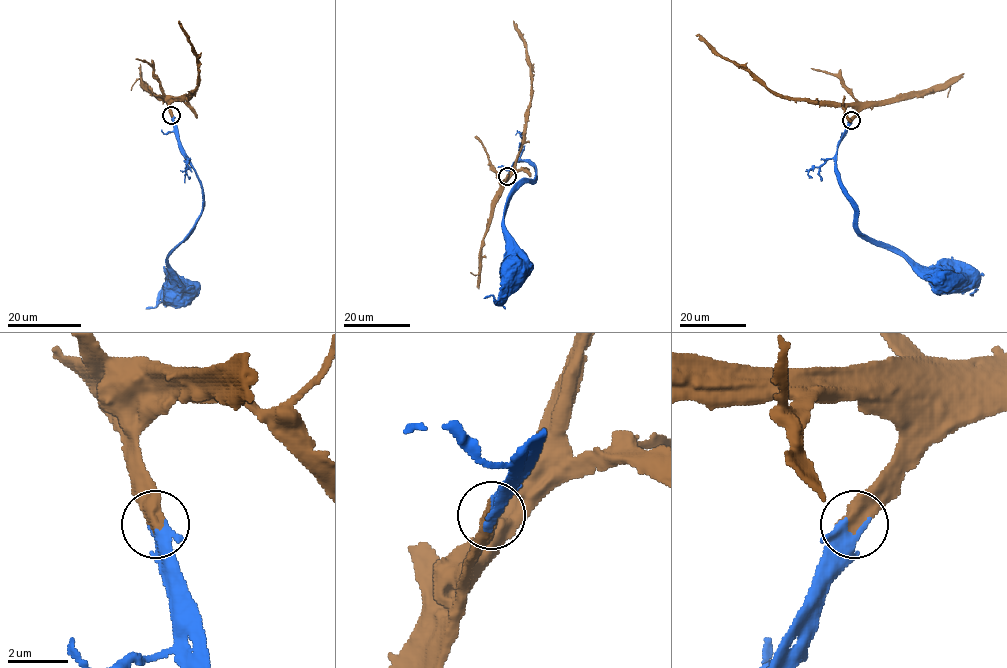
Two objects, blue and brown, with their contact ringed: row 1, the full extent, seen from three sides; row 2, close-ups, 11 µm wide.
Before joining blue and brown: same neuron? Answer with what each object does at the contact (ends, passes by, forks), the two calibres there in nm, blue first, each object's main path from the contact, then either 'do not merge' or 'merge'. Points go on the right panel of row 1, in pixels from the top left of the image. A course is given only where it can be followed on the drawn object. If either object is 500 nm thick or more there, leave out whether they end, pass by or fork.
calibres 360 and 600 nm; course blue (852, 120), (836, 153), (836, 168), (844, 195), (857, 215), (857, 228), (873, 242), (908, 256), (943, 281); course brown (851, 120), (856, 109), (850, 104), (785, 98), (771, 93), (747, 71), (719, 56), (696, 35); merge

